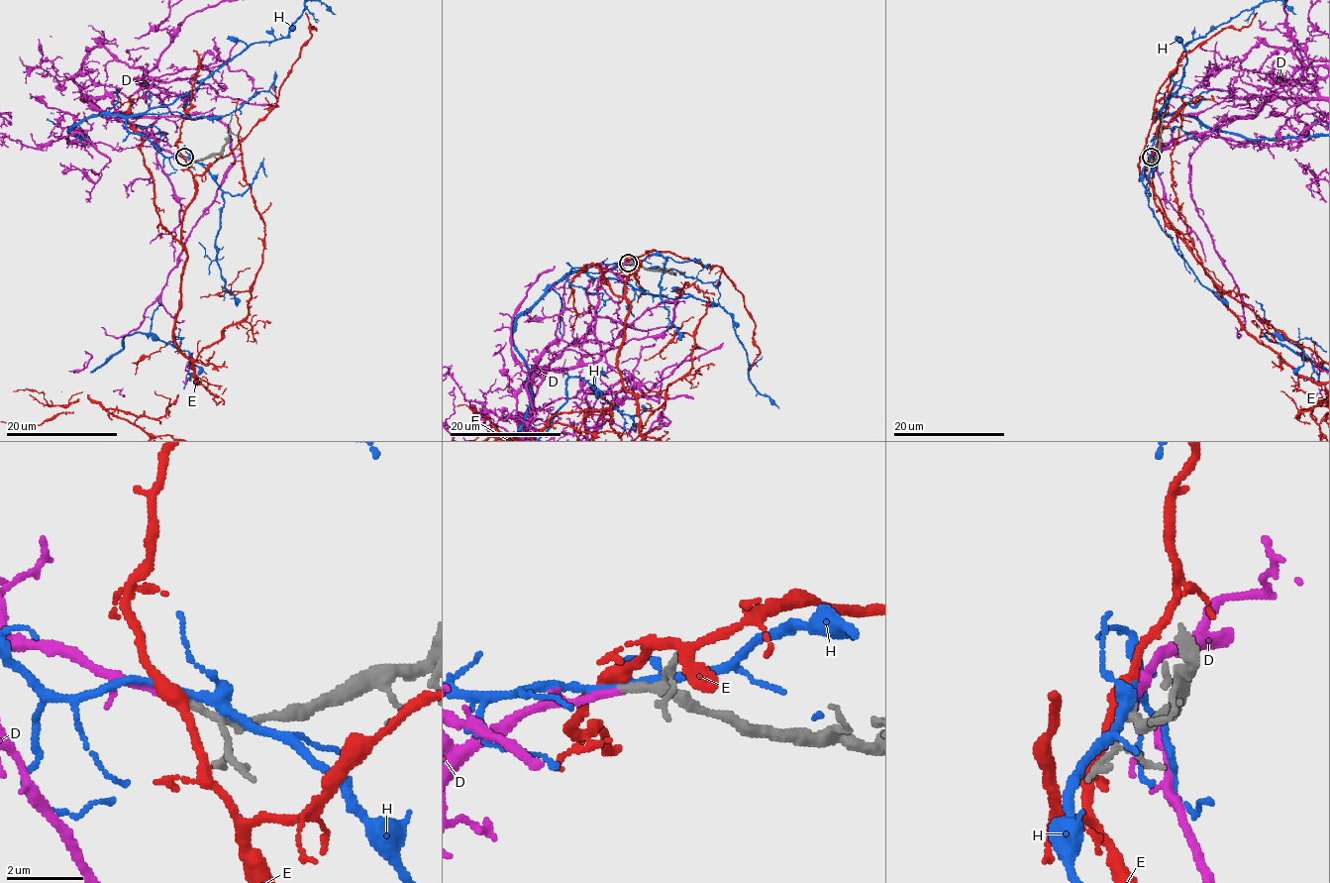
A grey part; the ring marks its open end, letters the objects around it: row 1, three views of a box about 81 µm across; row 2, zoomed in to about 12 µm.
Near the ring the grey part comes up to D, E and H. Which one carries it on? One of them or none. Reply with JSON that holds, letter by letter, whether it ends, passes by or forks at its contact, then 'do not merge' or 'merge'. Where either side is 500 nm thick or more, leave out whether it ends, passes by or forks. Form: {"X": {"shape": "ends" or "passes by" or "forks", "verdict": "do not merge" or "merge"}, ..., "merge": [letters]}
{"D": {"shape": "ends", "verdict": "merge"}, "E": {"shape": "passes by", "verdict": "do not merge"}, "H": {"shape": "forks", "verdict": "do not merge"}, "merge": ["D"]}

